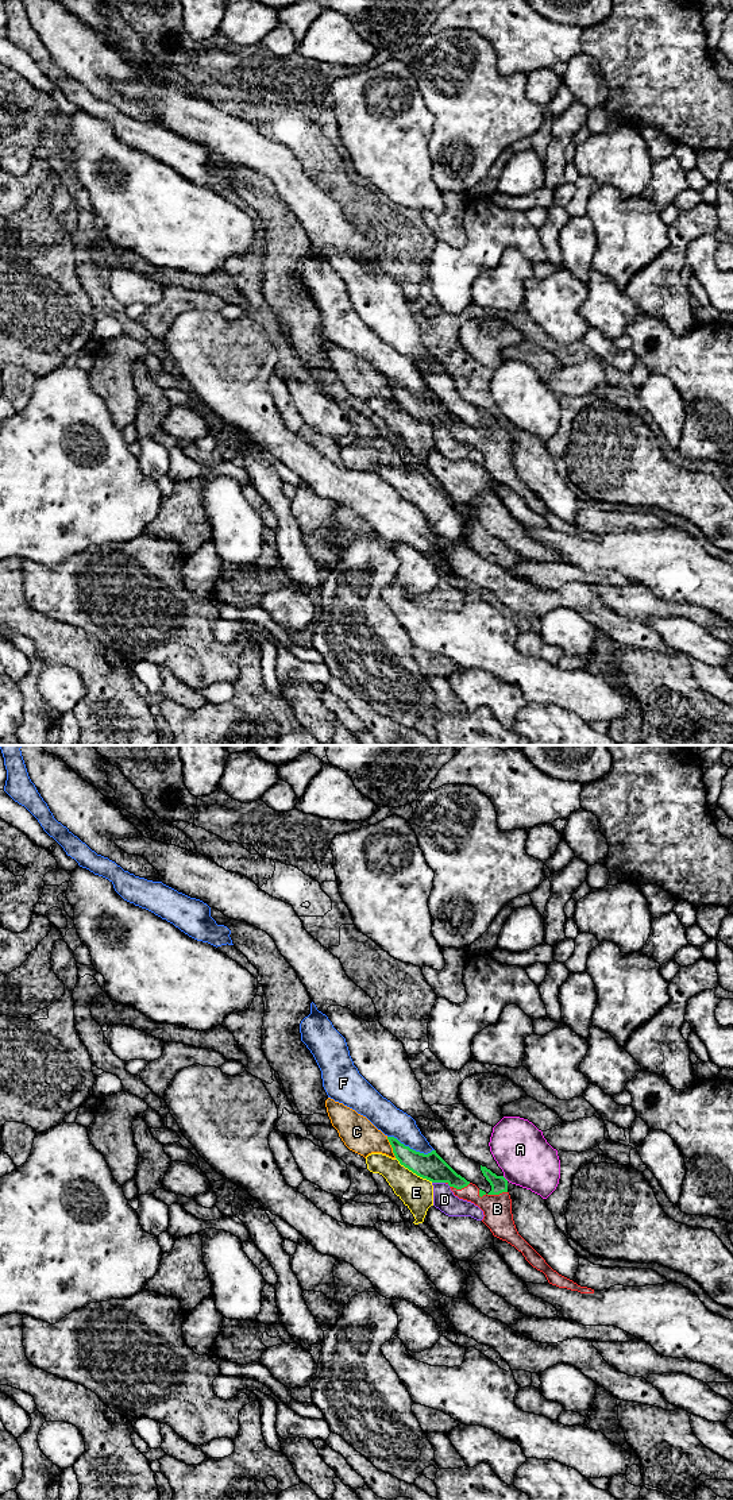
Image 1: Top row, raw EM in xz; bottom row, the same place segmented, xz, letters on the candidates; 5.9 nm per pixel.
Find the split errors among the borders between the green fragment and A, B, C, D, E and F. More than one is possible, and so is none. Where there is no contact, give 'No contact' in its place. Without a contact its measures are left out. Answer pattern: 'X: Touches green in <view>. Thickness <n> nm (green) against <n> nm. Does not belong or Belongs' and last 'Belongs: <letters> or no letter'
A: Touches green in xz. Thickness 100 nm (green) against 320 nm. Does not belong
B: Touches green in xz. Thickness 100 nm (green) against 180 nm. Belongs
C: Touches green in xz. Thickness 150 nm (green) against 200 nm. Does not belong
D: Touches green in xz. Thickness 160 nm (green) against 130 nm. Does not belong
E: Touches green in xz. Thickness 160 nm (green) against 190 nm. Does not belong
F: Touches green in xz. Thickness 160 nm (green) against 180 nm. Does not belong
Belongs: B

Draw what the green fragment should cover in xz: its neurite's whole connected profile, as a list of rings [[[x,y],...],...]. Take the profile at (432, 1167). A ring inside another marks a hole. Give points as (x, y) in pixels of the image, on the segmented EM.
[[[387,1137],[393,1153],[401,1165],[427,1179],[432,1183],[445,1183],[459,1199],[467,1200],[478,1206],[483,1211],[482,1222],[490,1229],[494,1237],[506,1241],[522,1253],[525,1260],[537,1270],[543,1272],[549,1284],[559,1288],[578,1291],[580,1293],[594,1293],[594,1289],[580,1287],[572,1280],[553,1270],[545,1260],[518,1234],[513,1214],[512,1199],[508,1192],[508,1180],[497,1176],[486,1167],[481,1165],[481,1171],[491,1185],[491,1191],[486,1194],[475,1184],[467,1181],[458,1175],[437,1153],[432,1150],[428,1154],[416,1152],[405,1146],[394,1137]]]

